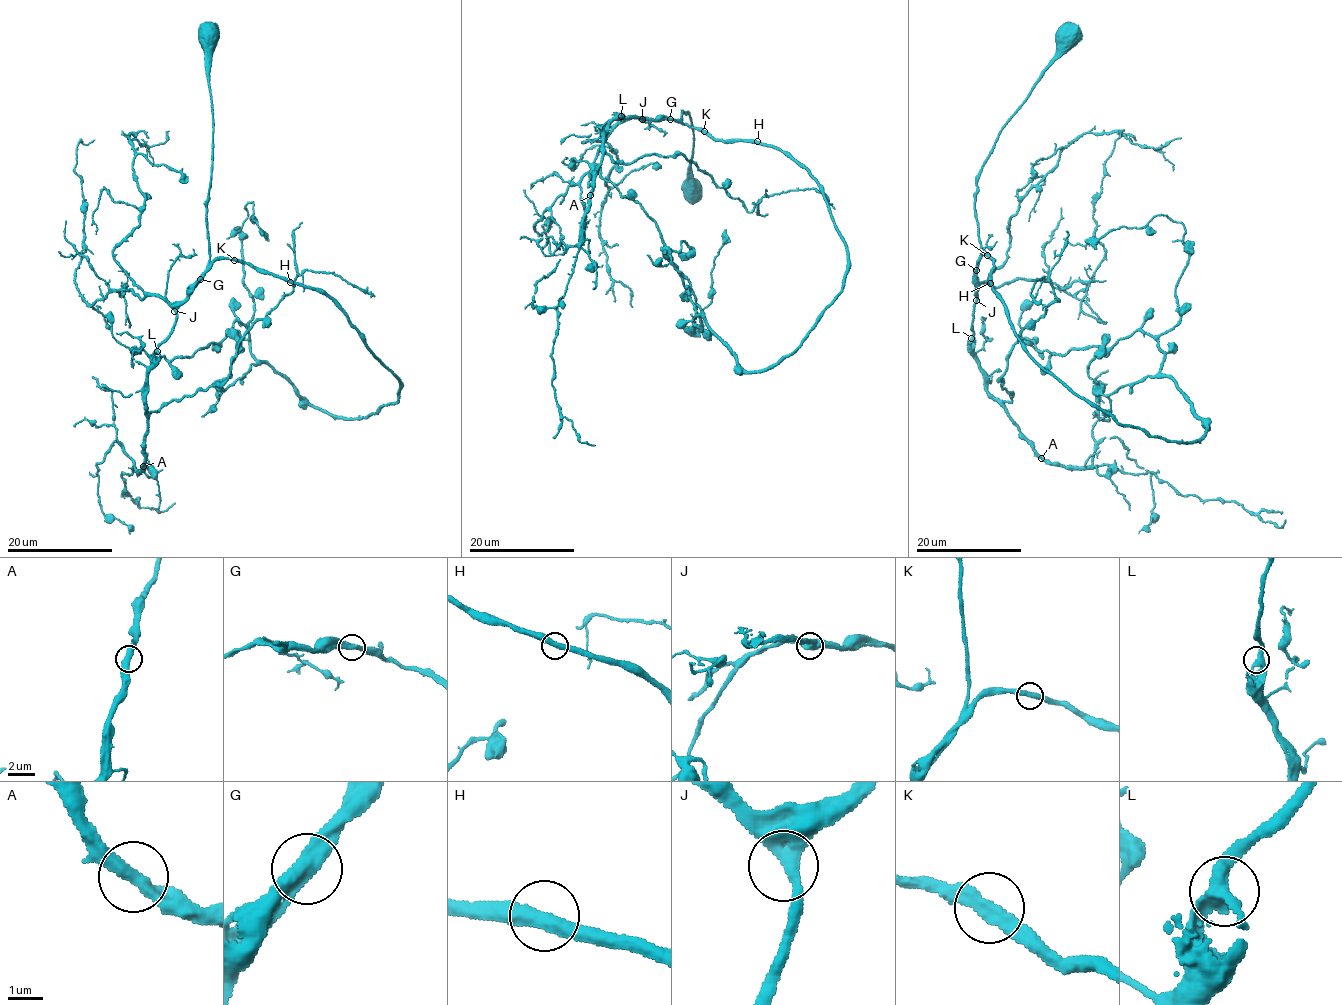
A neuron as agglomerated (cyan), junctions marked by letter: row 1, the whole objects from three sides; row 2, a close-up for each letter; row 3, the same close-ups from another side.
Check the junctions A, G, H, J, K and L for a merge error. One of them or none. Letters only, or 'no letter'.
no letter

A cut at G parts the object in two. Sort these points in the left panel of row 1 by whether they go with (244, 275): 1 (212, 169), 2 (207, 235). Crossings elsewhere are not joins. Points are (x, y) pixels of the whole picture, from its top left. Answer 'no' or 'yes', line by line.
1: no
2: no

